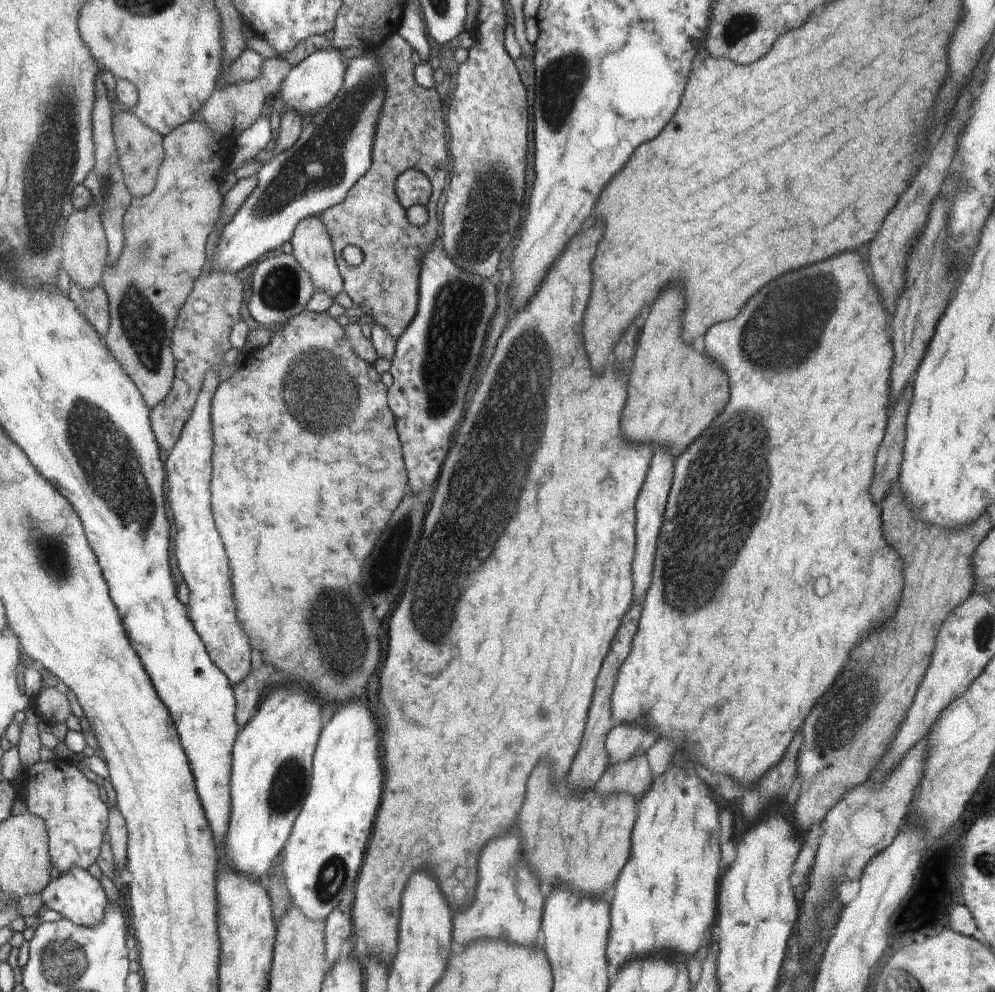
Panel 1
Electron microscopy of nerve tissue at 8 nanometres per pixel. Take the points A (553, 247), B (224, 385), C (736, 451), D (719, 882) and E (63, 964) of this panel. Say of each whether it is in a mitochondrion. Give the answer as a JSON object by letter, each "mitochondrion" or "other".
{"A":"other","B":"other","C":"mitochondrion","D":"other","E":"mitochondrion"}

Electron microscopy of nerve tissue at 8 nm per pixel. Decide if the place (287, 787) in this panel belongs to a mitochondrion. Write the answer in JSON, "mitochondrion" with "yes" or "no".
{"mitochondrion":"yes"}

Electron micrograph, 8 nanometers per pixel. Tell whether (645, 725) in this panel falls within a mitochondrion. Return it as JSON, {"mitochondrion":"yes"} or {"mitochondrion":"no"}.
{"mitochondrion":"no"}

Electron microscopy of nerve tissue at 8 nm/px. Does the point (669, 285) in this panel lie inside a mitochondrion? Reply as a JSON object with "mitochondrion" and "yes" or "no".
{"mitochondrion":"no"}

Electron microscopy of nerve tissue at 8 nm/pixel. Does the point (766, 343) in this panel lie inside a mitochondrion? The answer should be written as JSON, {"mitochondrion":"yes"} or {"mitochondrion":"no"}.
{"mitochondrion":"yes"}

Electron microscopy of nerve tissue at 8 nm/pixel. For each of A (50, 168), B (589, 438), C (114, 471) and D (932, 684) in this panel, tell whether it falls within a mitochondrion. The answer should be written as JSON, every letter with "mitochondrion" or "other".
{"A":"mitochondrion","B":"other","C":"mitochondrion","D":"other"}

